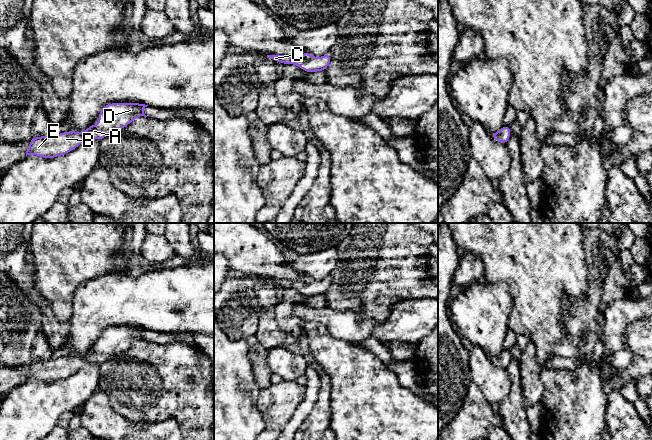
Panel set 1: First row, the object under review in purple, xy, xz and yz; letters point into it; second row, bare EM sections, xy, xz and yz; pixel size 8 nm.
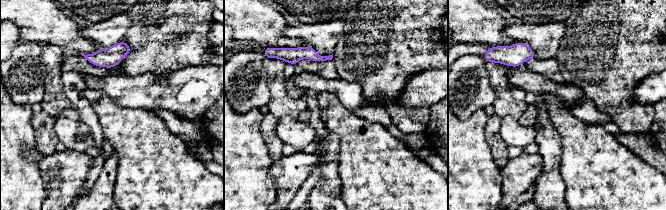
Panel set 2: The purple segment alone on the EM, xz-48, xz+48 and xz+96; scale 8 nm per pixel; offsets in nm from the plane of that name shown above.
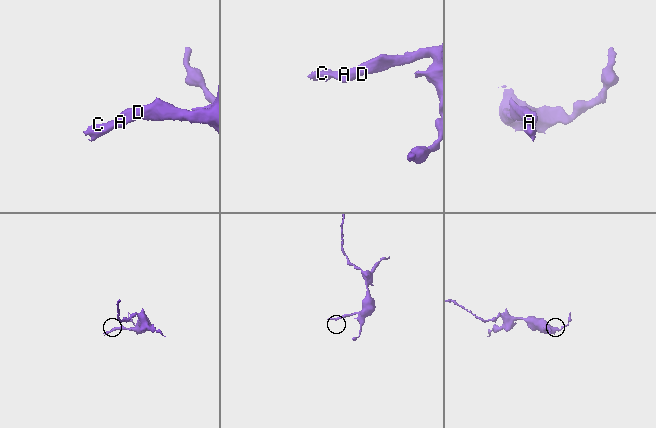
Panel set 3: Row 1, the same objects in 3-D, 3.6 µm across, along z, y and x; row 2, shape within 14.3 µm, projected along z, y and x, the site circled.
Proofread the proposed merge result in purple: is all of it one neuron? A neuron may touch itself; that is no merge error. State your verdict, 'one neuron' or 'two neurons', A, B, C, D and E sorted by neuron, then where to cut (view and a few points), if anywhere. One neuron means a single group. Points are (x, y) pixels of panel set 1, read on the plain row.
one neuron | A B C D E | no cut

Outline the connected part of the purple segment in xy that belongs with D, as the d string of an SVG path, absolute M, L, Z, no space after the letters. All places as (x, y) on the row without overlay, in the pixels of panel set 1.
M109 327L103 330L98 338L97 349L90 349L85 355L68 355L49 360L33 361L29 365L27 379L36 379L52 383L65 379L77 372L85 363L105 362L112 356L128 350L140 340L147 341L143 333L148 329L141 327Z

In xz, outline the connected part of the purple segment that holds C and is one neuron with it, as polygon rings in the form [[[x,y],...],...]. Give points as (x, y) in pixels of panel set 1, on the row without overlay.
[[[304,276],[300,280],[291,281],[285,279],[267,279],[274,286],[282,286],[284,289],[298,289],[300,293],[313,297],[317,295],[325,295],[331,286],[331,278],[325,278],[322,281],[313,281],[310,277]]]

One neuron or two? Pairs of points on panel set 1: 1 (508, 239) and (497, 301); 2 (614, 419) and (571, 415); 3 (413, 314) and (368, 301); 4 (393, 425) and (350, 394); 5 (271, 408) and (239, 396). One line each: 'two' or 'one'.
1: two
2: two
3: two
4: one
5: two

